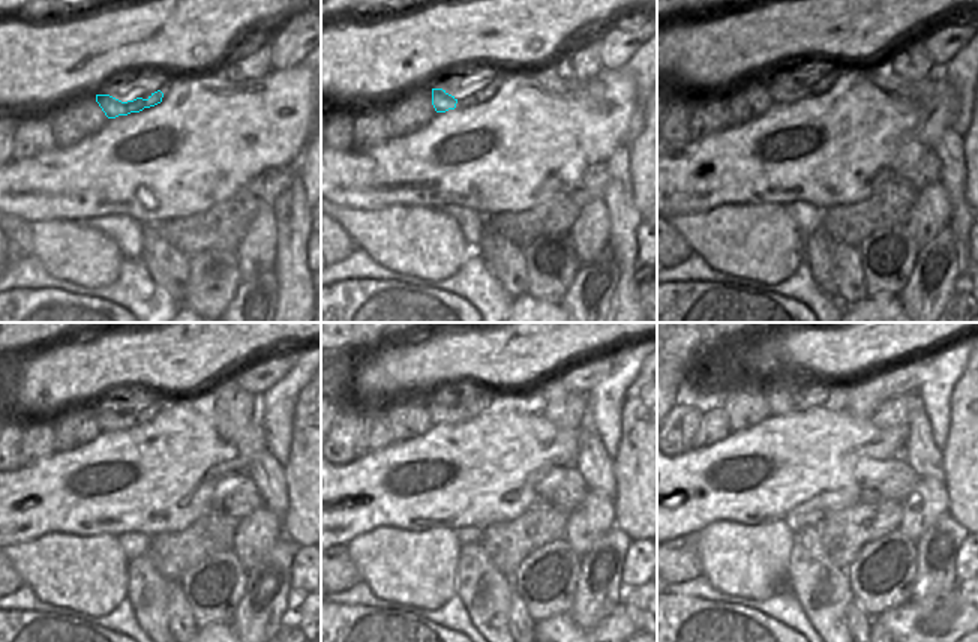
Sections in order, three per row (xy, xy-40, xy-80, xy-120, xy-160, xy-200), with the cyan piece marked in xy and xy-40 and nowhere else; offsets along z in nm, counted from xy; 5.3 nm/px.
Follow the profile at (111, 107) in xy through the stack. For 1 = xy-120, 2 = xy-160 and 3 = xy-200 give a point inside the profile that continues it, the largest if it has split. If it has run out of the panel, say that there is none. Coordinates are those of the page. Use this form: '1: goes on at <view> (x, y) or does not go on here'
1: goes on at xy-120 (102, 410)
2: goes on at xy-160 (444, 410)
3: goes on at xy-200 (782, 398)

